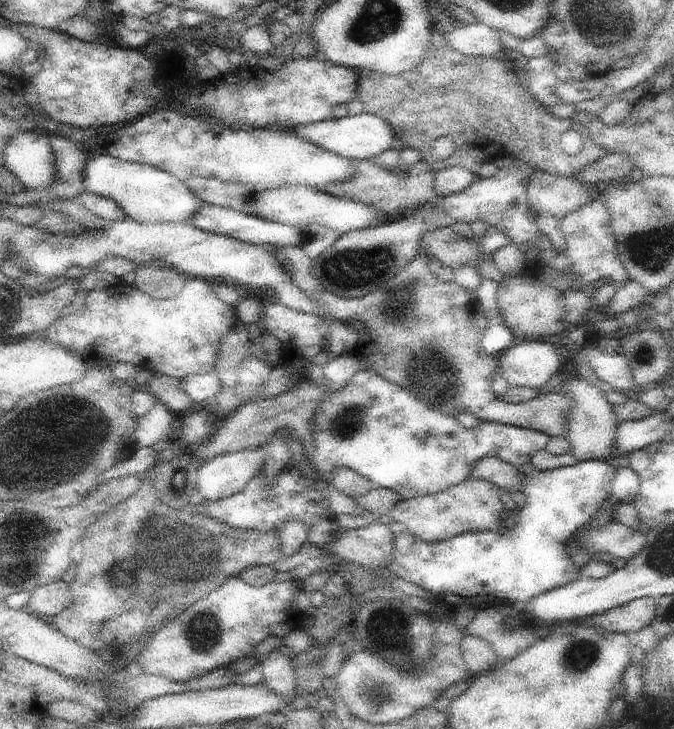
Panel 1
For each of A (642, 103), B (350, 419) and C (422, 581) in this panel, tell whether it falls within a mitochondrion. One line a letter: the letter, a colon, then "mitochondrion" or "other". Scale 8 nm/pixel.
A: other
B: mitochondrion
C: other

